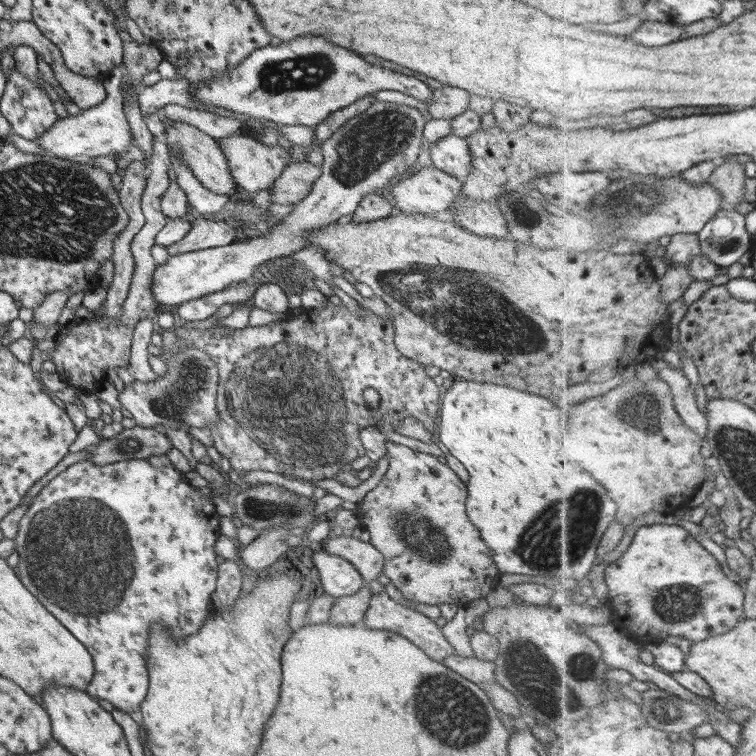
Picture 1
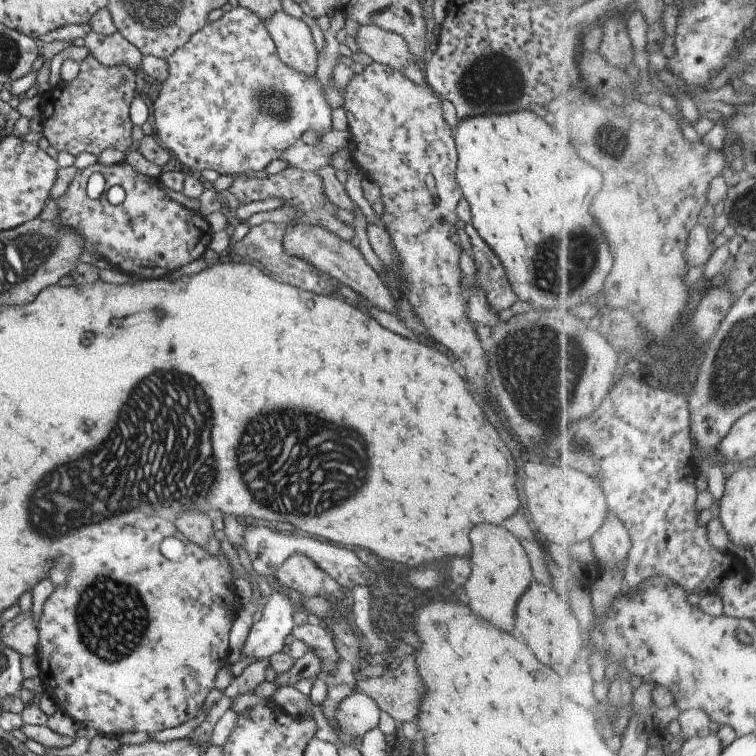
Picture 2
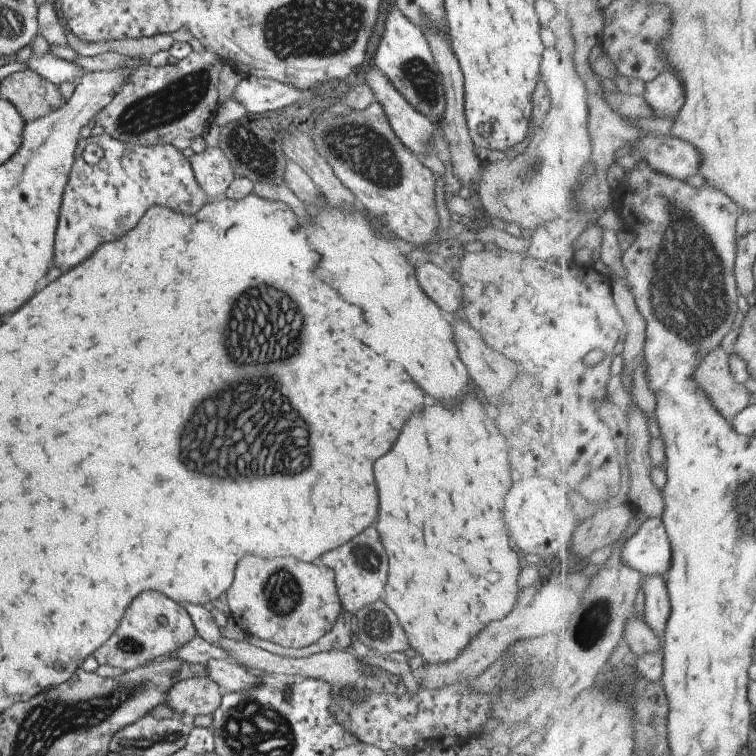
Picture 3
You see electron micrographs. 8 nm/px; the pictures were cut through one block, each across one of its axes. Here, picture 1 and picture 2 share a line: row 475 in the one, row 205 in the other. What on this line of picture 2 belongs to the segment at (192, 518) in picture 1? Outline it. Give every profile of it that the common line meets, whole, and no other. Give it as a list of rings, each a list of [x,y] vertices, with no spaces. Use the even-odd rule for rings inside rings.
[[[125,160],[109,166],[96,162],[77,170],[68,184],[66,194],[56,199],[59,215],[53,220],[54,224],[68,226],[68,230],[74,230],[76,234],[80,234],[80,238],[84,240],[84,252],[98,254],[112,266],[112,269],[139,279],[152,280],[168,277],[186,264],[202,257],[203,252],[209,248],[213,231],[205,216],[172,200],[157,181],[155,178],[136,172]],[[94,172],[100,172],[106,180],[104,191],[98,199],[91,199],[86,193],[86,183]],[[112,186],[120,186],[126,194],[124,201],[118,205],[111,204],[106,198]]]

